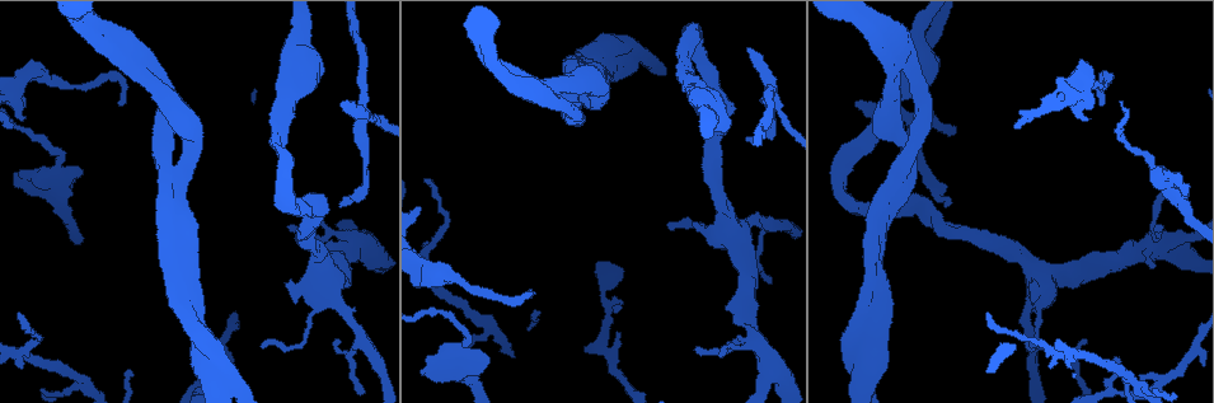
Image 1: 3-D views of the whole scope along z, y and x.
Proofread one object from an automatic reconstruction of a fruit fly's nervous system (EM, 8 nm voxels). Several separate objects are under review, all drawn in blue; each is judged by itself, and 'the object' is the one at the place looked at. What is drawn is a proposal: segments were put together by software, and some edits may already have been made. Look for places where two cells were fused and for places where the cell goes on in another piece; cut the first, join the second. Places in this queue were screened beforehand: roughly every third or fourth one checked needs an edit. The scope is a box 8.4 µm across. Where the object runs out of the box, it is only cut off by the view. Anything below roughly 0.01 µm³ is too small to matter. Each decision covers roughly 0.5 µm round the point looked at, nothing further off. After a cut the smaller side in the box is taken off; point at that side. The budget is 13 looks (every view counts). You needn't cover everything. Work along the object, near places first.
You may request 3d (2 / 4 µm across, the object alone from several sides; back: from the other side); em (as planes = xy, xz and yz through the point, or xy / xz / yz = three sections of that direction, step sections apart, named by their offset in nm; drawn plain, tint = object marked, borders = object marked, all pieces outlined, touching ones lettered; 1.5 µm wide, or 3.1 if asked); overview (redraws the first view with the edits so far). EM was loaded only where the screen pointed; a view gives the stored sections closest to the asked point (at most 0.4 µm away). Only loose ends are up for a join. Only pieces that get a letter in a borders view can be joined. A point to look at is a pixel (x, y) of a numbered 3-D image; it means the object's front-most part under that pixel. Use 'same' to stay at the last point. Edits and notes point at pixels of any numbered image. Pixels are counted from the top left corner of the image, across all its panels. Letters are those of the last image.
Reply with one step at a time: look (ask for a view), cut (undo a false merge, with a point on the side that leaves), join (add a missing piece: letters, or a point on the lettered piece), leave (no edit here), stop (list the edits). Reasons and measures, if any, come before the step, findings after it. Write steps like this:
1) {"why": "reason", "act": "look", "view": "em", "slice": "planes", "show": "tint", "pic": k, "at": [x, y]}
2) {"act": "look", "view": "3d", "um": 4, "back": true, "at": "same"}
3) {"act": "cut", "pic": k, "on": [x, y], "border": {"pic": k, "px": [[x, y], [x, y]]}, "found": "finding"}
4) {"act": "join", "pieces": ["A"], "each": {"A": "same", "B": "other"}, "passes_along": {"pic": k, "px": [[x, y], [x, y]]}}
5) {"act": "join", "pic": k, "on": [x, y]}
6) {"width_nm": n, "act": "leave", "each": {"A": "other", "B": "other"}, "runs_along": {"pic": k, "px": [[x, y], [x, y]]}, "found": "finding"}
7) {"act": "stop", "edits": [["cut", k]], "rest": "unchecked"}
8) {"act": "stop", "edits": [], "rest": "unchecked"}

{"why": "branch stops here", "act": "look", "view": "em", "slice": "planes", "show": "tint", "pic": 1, "at": [1101, 105]}

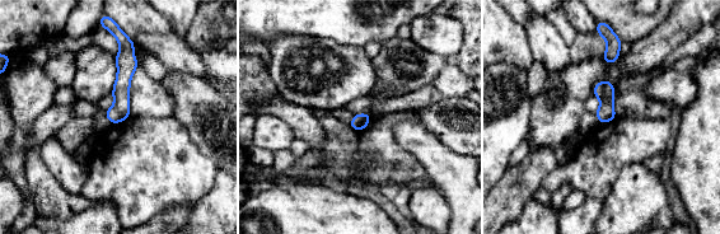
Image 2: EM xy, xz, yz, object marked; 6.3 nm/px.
{"act": "look", "view": "em", "slice": "planes", "show": "borders", "at": "same"}

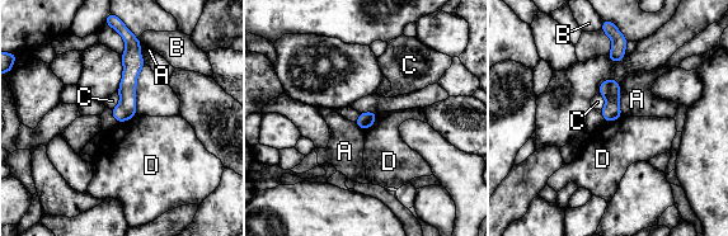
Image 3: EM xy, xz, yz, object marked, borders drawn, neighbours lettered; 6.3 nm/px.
{"longest_contact_nm": ["A", 200], "act": "leave", "each": {"A": "other", "B": "other", "C": "other", "D": "other"}, "runs_along": {"pic": 3, "px": [[128, 43], [127, 108], [120, 118]]}, "found": "no lettered piece goes on from it"}

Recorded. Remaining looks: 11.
{"why": "branch stops here", "act": "look", "view": "3d", "um": 4, "pic": 1, "at": [1090, 108]}

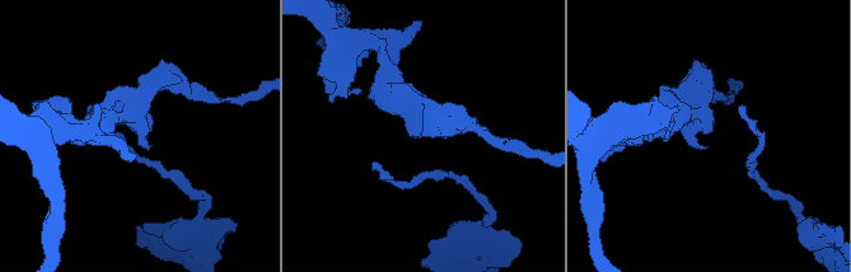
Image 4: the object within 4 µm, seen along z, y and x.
{"why": "now the EM", "act": "look", "view": "em", "slice": "planes", "show": "tint", "pic": 4, "at": [142, 129]}

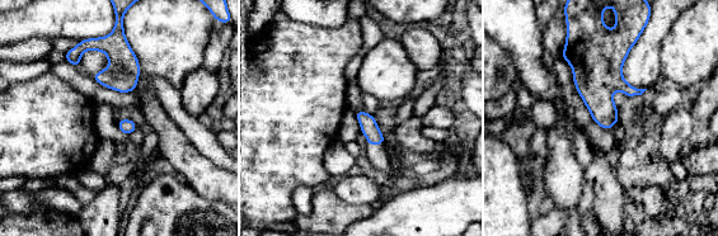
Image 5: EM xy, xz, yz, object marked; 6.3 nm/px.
{"act": "look", "view": "em", "slice": "planes", "show": "borders", "at": "same"}

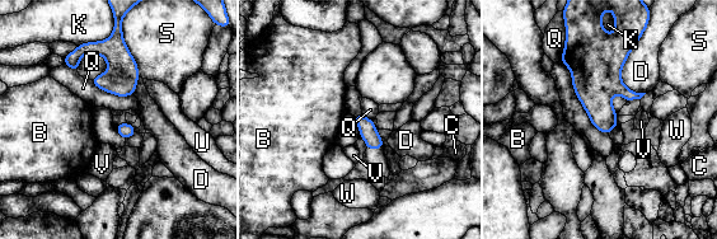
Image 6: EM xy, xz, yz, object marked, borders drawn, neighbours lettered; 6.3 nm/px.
{"width_nm": 200, "act": "leave", "each": {"B": "other", "C": "other", "D": "other", "K": "other", "Q": "other", "S": "other", "U": "other", "V": "other", "W": "other"}, "border": {"pic": 6, "px": [[563, 13], [565, 50], [559, 60]]}, "found": "none of them fits"}

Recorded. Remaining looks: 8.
{"why": "thin end", "act": "look", "view": "em", "slice": "xz", "step": 4, "show": "borders", "pic": 1, "at": [946, 204]}

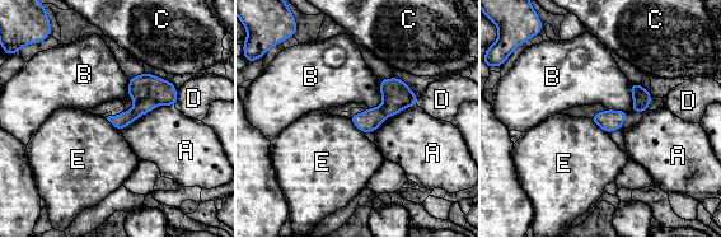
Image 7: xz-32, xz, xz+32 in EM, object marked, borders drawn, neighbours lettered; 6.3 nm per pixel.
{"longest_contact_nm": ["A", 380], "act": "leave", "each": {"A": "other", "B": "other", "C": "other", "D": "other", "E": "other"}, "border": {"pic": 7, "px": [[380, 79], [382, 103], [369, 108]]}, "found": "none of them fits"}

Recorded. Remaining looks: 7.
{"why": "sudden change in width", "act": "look", "view": "3d", "um": 2, "pic": 1, "at": [1150, 234]}

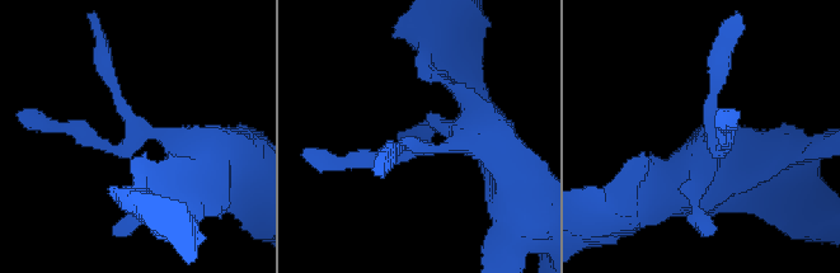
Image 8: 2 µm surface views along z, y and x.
{"why": "now the EM", "act": "look", "view": "em", "slice": "planes", "show": "borders", "pic": 8, "at": [147, 131]}

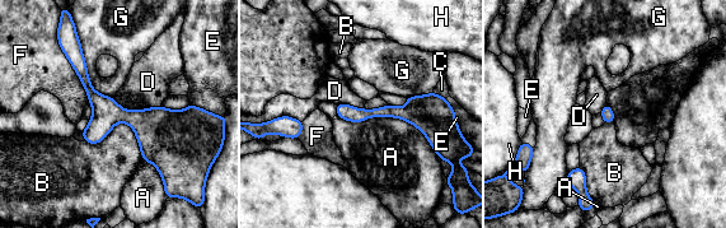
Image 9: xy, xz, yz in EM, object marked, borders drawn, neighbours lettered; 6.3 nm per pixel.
{"longest_contact_nm": ["A", 700], "act": "leave", "each": {"A": "other", "B": "other", "C": "other", "D": "other", "E": "other", "F": "other", "G": "other", "H": "other"}, "runs_along": {"pic": 9, "px": [[70, 55], [112, 114], [193, 120]]}, "found": "continuous, no second cell"}

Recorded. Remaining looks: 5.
{"why": "four or more arms meet", "act": "look", "view": "em", "slice": "planes", "show": "tint", "pic": 1, "at": [362, 107]}

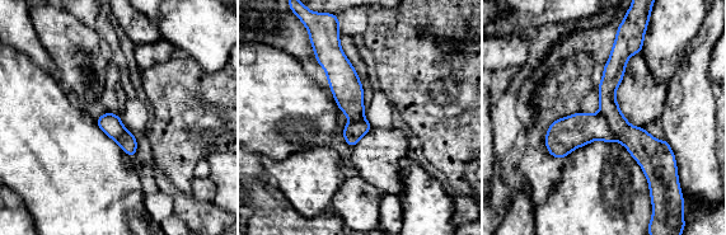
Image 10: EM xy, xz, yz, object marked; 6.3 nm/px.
{"why": "what lies round it", "act": "look", "view": "em", "slice": "planes", "show": "borders", "at": "same"}

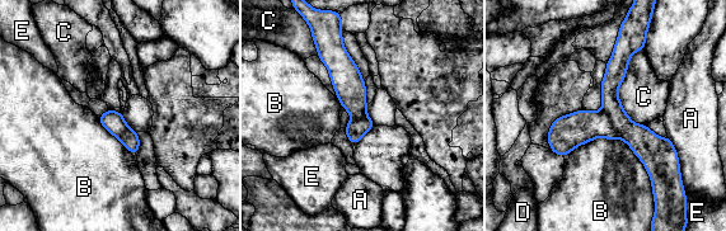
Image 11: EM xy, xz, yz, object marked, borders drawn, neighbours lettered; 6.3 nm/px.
{"act": "cut", "pic": 11, "on": [576, 128], "each": {"A": "other", "B": "other", "C": "other", "D": "other", "E": "other"}, "part_leaving": {"pic": 11, "px": [[336, 36], [336, 59], [356, 116]]}, "found": "two cells meet here"}

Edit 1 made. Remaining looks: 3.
{"act": "stop", "edits": [["cut", 11]], "rest": "unchecked"}

